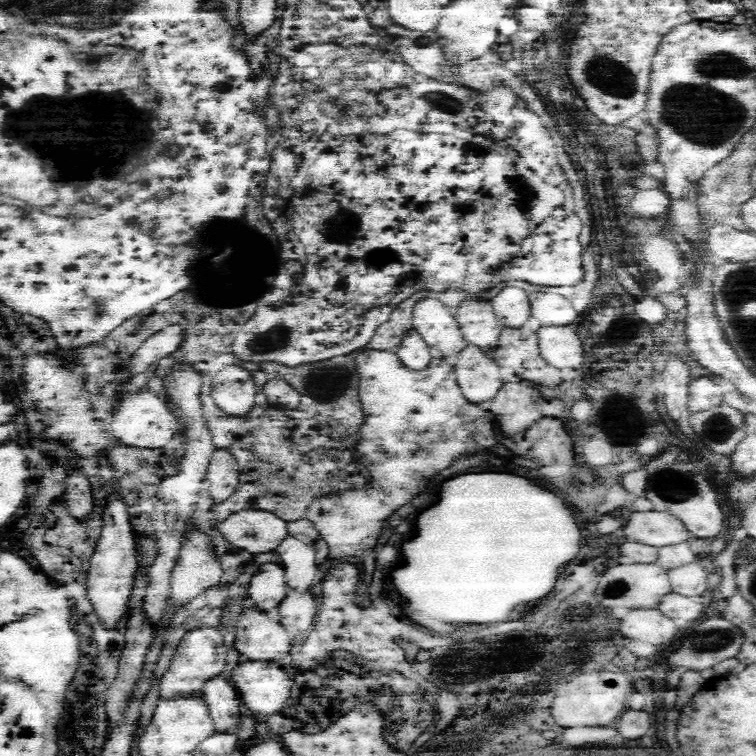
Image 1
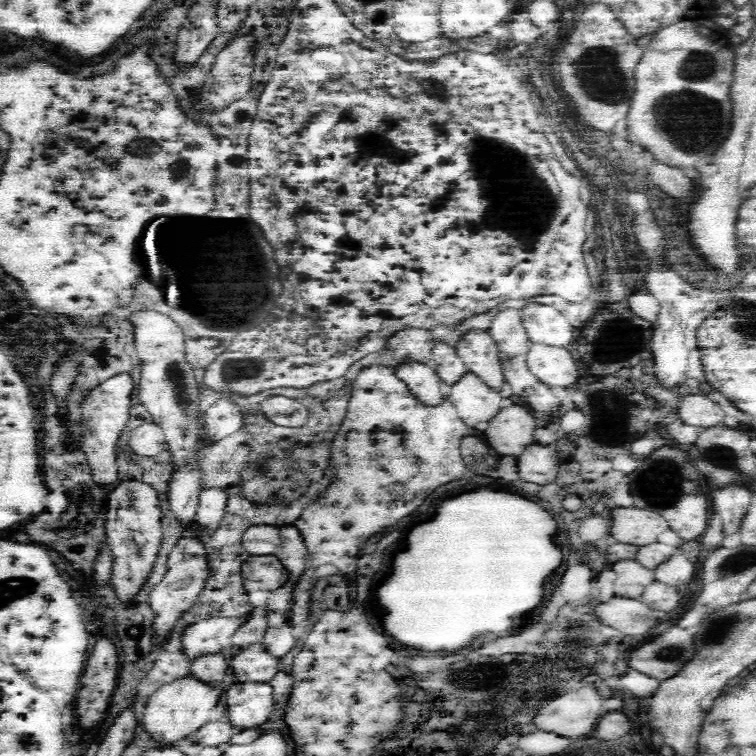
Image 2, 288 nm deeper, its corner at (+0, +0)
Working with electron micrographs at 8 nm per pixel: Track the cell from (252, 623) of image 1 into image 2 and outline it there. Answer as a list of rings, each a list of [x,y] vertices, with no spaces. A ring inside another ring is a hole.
[[[258,642],[240,648],[240,654],[230,660],[238,682],[268,682],[274,678],[276,664],[280,658],[268,654],[268,650]]]

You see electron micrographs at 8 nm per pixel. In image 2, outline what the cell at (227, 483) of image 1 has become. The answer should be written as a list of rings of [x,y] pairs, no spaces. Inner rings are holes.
[[[214,484],[212,488],[206,488],[200,492],[200,504],[198,504],[198,514],[196,514],[196,526],[200,530],[208,528],[208,532],[212,534],[220,520],[226,518],[226,506],[228,506],[228,494],[226,488],[220,488],[218,484]]]

